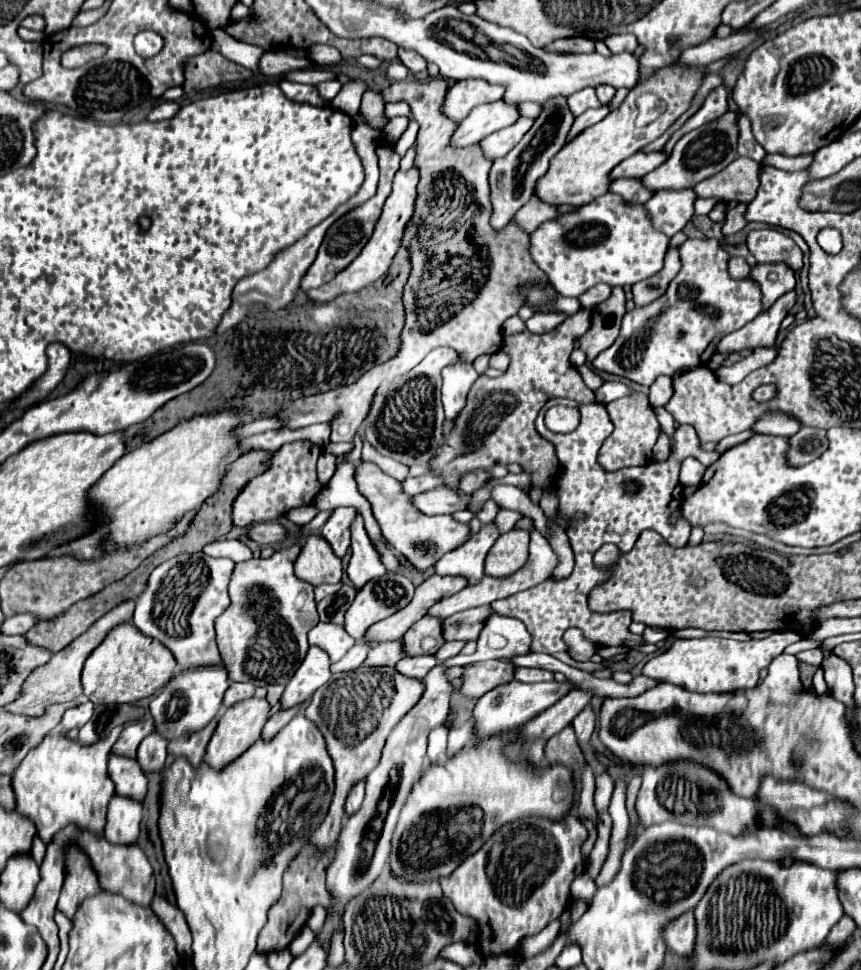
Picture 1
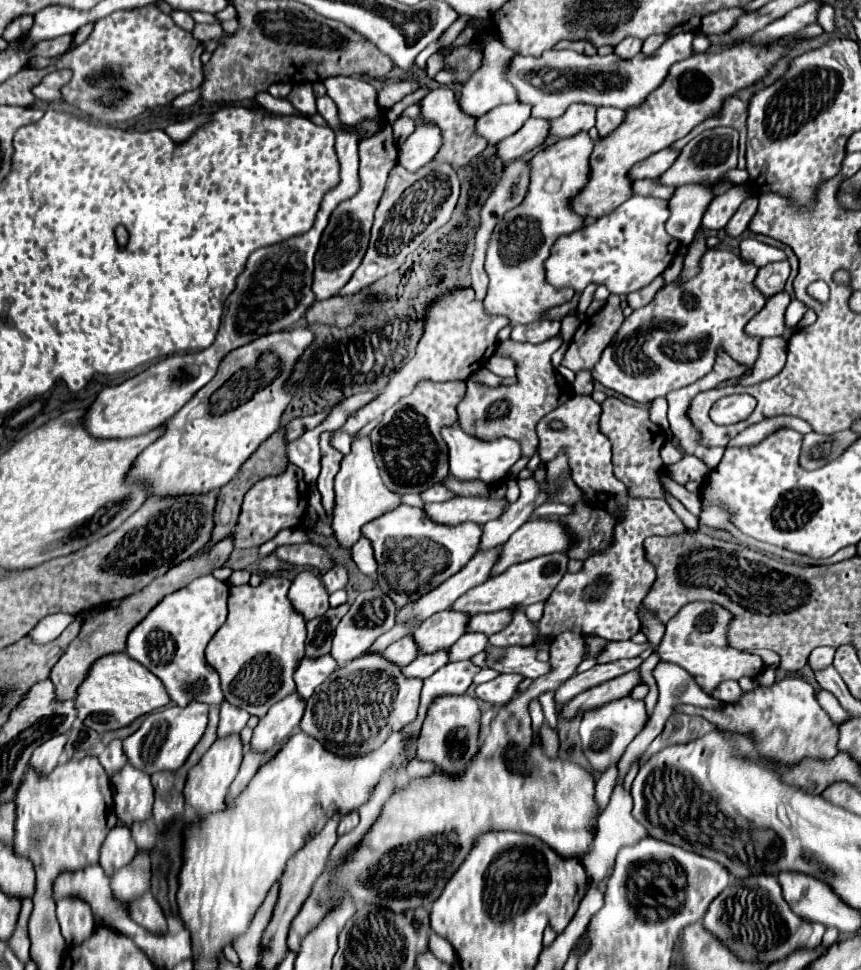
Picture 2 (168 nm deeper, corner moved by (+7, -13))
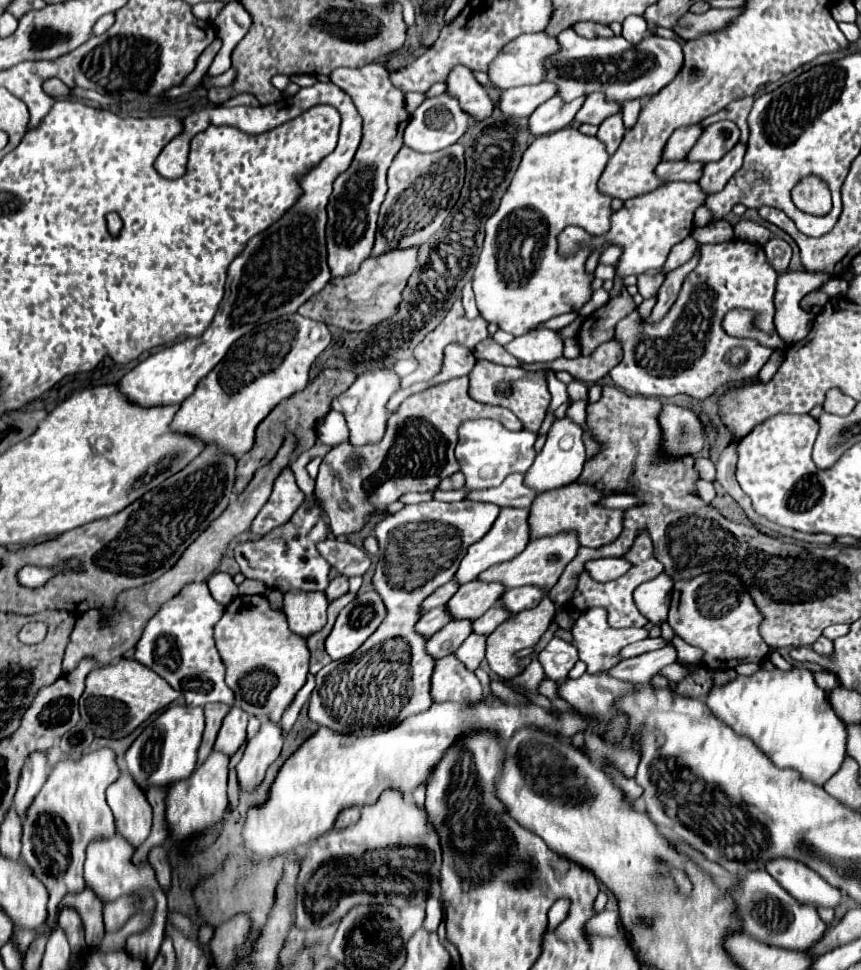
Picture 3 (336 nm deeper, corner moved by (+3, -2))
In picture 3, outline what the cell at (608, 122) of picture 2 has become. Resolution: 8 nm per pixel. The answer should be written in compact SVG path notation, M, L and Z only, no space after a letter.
M623 111L607 117L601 125L599 125L599 133L597 137L607 145L607 153L613 155L623 139L625 133L625 125L623 125Z

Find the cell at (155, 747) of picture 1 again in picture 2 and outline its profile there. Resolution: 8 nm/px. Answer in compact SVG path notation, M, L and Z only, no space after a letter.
M127 764L111 776L111 790L115 802L113 810L123 826L131 828L131 824L147 822L151 818L153 786L147 774Z

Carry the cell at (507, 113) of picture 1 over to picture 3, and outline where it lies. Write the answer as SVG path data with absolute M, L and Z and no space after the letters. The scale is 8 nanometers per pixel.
M543 81L527 87L513 87L501 93L499 109L507 117L529 117L541 103L551 99L557 93L555 85Z

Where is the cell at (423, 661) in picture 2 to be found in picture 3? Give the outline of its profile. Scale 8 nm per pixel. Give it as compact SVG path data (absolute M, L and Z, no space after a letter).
M449 621L439 633L435 633L425 649L433 659L447 657L471 635L471 621Z

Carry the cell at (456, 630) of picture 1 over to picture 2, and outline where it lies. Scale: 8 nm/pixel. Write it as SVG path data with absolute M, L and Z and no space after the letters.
M503 610L503 612L483 612L483 614L475 614L471 616L469 620L469 626L467 626L467 632L483 632L487 636L503 630L509 622L511 622L511 616L513 616L515 610Z

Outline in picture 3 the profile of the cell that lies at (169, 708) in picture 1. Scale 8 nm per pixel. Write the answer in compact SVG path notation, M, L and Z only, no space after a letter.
M171 705L161 715L157 715L157 719L141 731L141 735L131 743L125 753L127 769L135 777L139 787L145 789L147 785L169 785L179 779L187 779L195 769L203 727L203 707Z

